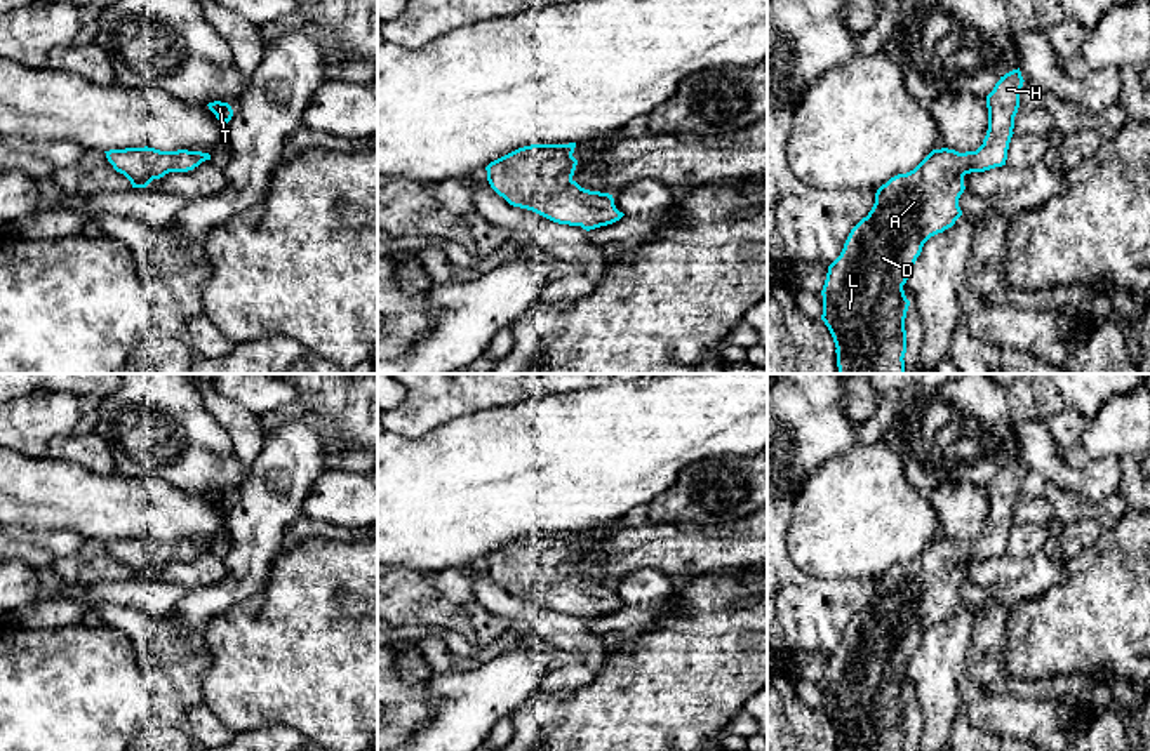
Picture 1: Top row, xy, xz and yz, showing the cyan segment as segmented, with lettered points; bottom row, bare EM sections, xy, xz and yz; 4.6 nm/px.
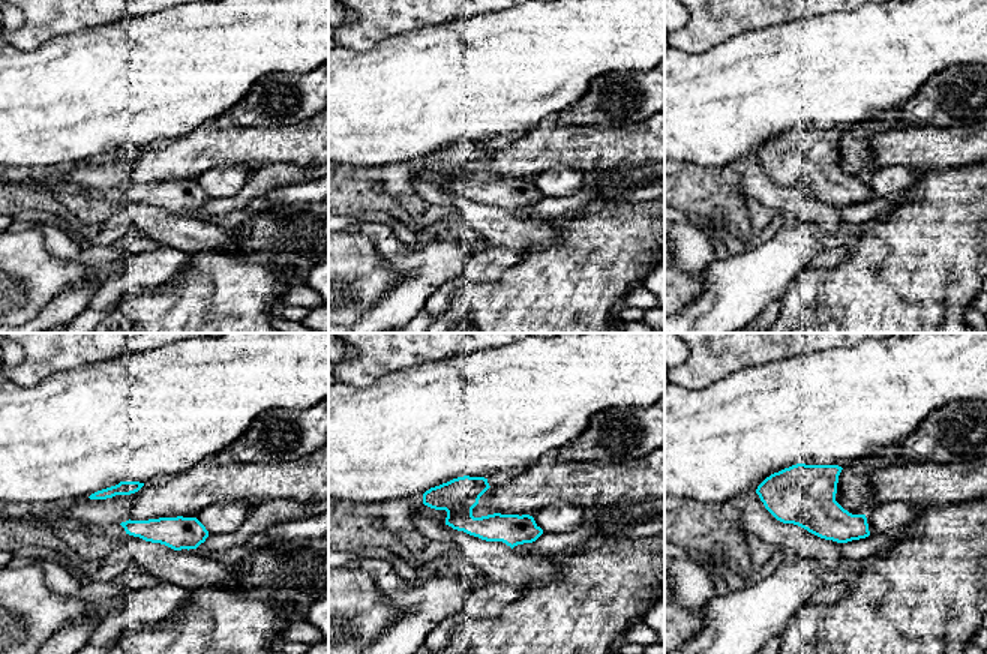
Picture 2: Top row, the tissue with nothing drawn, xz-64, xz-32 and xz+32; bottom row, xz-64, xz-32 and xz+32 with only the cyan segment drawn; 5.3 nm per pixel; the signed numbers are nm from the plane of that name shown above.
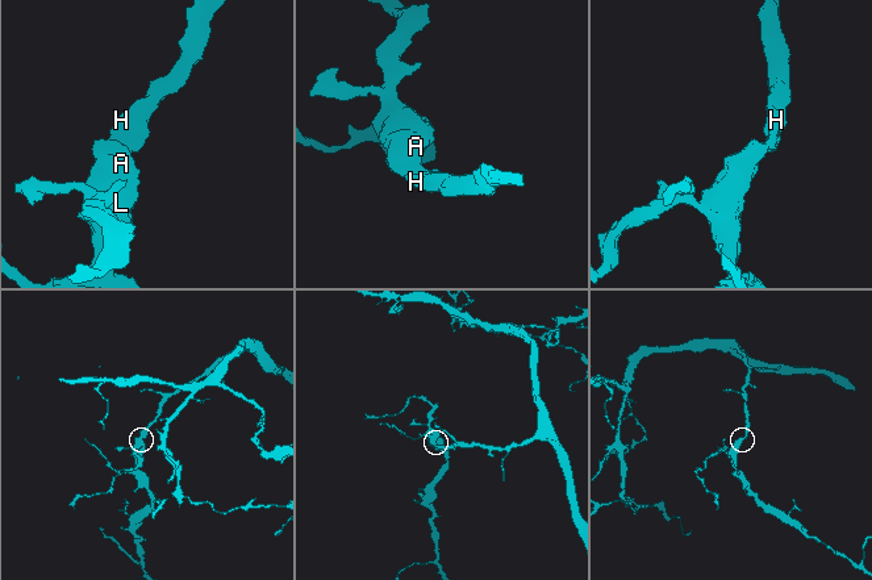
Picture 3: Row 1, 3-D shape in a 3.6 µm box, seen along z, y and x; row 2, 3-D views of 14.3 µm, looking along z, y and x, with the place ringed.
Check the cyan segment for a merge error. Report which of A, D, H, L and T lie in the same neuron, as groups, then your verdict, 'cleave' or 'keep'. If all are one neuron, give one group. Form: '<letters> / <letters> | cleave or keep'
A D H L T | keep

